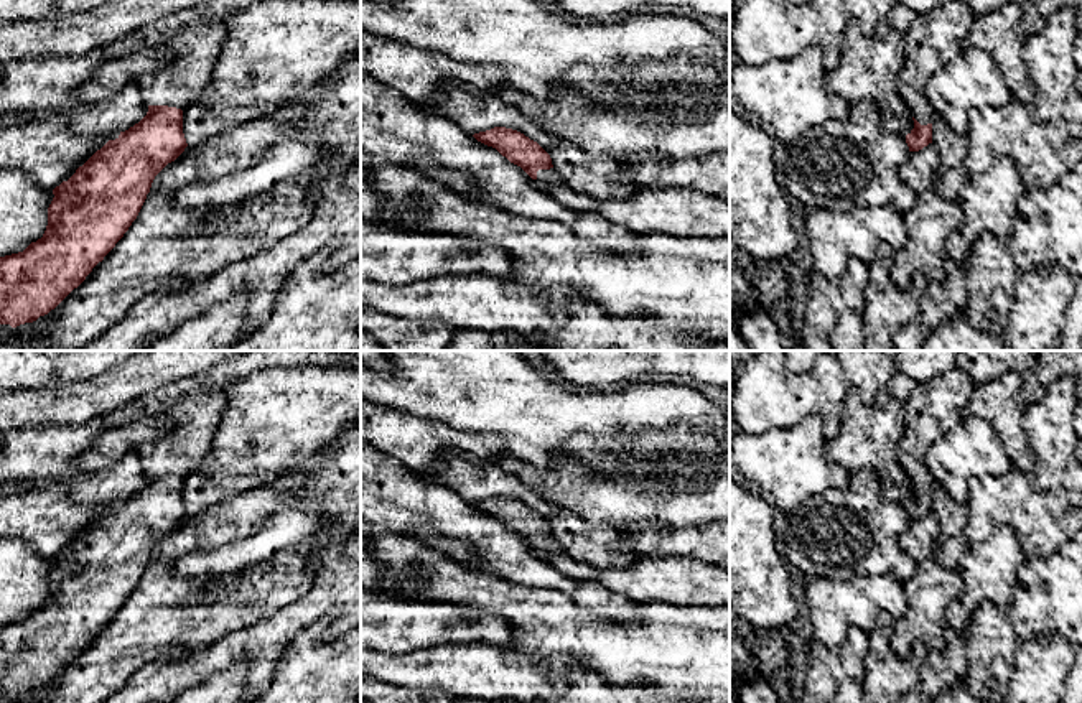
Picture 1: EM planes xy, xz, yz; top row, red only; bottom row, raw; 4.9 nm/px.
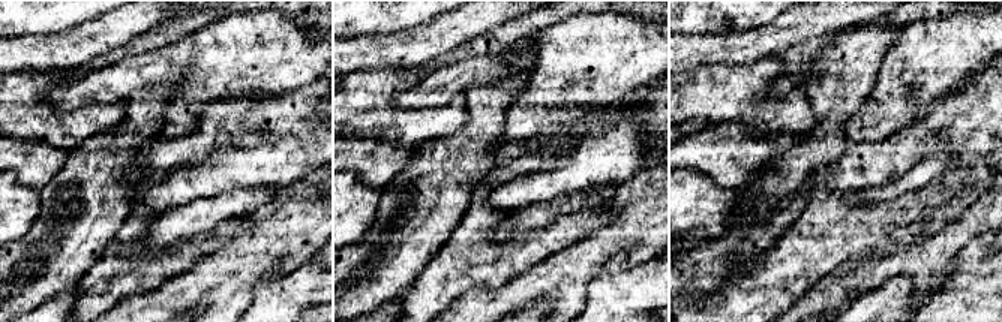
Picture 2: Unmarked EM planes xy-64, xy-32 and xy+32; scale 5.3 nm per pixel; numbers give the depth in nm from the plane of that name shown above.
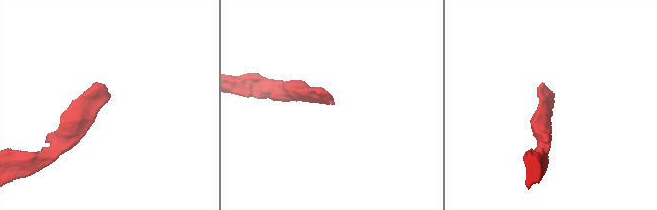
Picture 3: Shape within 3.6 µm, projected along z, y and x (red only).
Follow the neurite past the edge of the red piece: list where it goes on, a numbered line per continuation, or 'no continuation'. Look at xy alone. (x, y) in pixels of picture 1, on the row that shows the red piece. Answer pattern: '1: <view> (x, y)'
1: xy (196, 46)

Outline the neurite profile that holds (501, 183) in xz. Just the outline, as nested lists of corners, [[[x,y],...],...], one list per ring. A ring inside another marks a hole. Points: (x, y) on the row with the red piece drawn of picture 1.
[[[361,74],[361,151],[377,163],[433,163],[466,171],[474,189],[463,198],[529,219],[562,222],[596,247],[627,252],[644,240],[644,234],[596,212],[567,209],[496,148],[366,74]]]

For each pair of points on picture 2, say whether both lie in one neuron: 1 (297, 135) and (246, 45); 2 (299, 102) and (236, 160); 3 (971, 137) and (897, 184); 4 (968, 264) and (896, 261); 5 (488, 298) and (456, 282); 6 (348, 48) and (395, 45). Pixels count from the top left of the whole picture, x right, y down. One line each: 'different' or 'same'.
1: different
2: same
3: different
4: different
5: different
6: same

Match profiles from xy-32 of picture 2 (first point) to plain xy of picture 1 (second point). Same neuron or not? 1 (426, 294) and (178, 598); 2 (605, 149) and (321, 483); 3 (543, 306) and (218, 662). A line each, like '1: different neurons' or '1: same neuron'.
1: same neuron
2: different neurons
3: different neurons

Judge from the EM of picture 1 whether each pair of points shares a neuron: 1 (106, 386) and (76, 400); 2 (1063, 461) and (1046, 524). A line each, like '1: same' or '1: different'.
1: same
2: different

